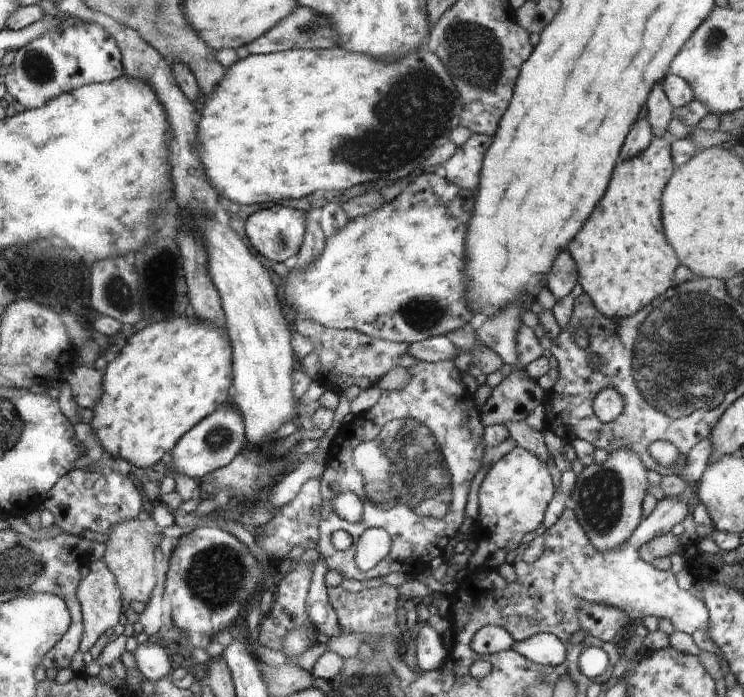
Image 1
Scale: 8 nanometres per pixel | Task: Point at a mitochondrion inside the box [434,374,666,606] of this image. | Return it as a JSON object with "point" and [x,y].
{"point":[601,502]}

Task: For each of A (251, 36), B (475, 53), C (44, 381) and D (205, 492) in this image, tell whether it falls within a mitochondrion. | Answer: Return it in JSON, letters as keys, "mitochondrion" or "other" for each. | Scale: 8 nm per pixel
{"A":"other","B":"mitochondrion","C":"other","D":"other"}

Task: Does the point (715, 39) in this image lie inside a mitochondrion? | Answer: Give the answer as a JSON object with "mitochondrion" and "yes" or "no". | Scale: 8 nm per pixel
{"mitochondrion":"yes"}

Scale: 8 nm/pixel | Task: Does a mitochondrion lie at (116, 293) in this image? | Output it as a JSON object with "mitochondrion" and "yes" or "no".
{"mitochondrion":"yes"}

